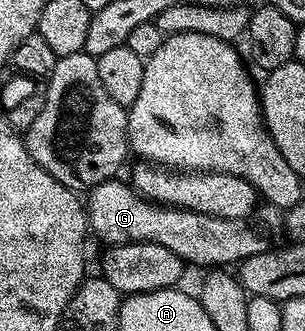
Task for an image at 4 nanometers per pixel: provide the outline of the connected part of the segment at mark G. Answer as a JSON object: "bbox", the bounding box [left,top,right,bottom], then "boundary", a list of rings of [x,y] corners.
{"bbox":[87,179,267,267],"boundary":[[[121,179],[104,181],[87,193],[87,225],[99,240],[105,241],[106,246],[133,243],[162,244],[168,250],[173,251],[186,266],[209,265],[205,267],[233,267],[242,261],[246,261],[251,255],[259,255],[265,252],[267,242],[261,238],[257,229],[249,226],[248,220],[236,221],[235,219],[223,219],[215,215],[203,215],[199,211],[190,209],[175,209],[167,205],[158,205],[146,201],[132,184],[121,182]]]}

